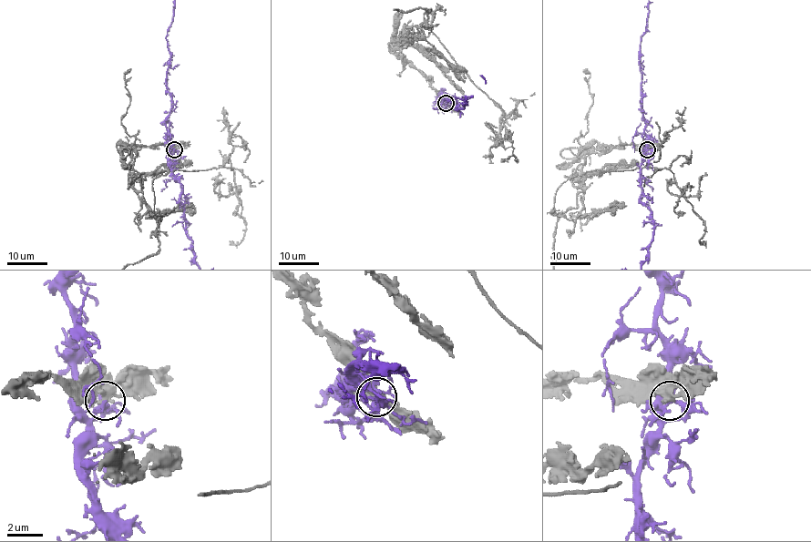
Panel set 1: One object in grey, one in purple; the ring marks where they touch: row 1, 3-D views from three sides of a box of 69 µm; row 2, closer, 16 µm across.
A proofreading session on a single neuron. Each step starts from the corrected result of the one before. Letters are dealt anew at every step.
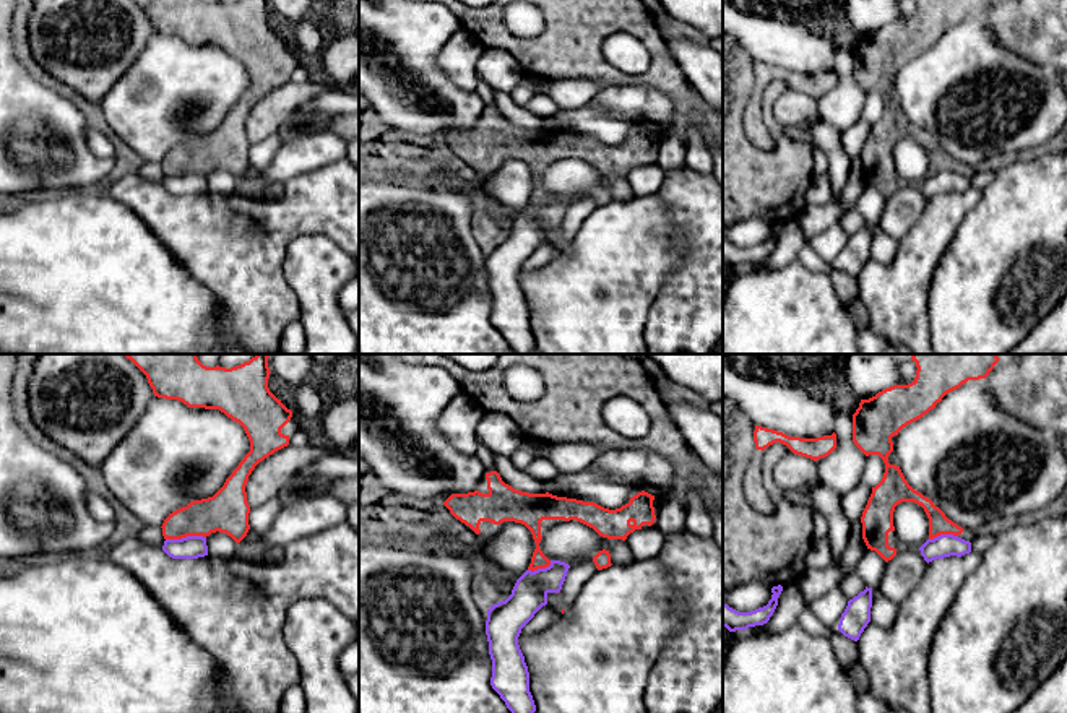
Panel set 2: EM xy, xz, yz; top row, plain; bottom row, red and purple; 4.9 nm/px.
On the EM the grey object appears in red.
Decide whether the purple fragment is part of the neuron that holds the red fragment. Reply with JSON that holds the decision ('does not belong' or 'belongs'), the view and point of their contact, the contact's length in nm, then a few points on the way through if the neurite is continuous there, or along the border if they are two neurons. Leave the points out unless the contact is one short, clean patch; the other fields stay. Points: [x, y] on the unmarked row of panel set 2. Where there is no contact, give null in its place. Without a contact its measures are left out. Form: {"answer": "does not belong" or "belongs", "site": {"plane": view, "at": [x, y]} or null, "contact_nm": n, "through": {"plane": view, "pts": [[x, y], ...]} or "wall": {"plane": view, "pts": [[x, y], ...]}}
{"answer": "does not belong", "site": {"plane": "xy", "at": [185, 172]}, "contact_nm": 200, "wall": {"plane": "xy", "pts": [[205, 172], [166, 176]]}}

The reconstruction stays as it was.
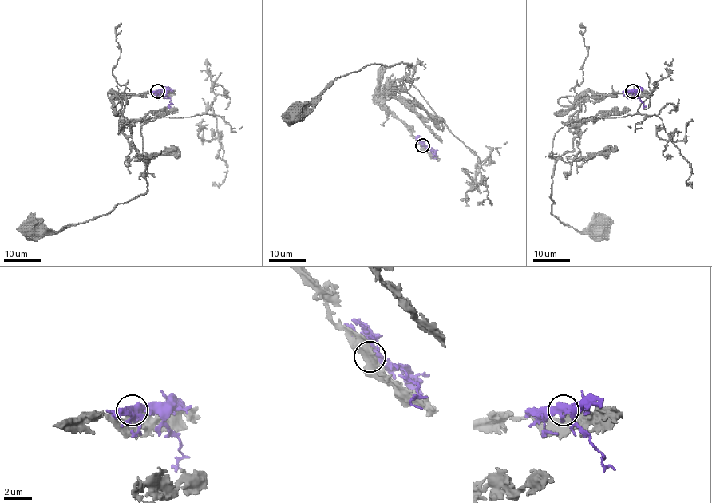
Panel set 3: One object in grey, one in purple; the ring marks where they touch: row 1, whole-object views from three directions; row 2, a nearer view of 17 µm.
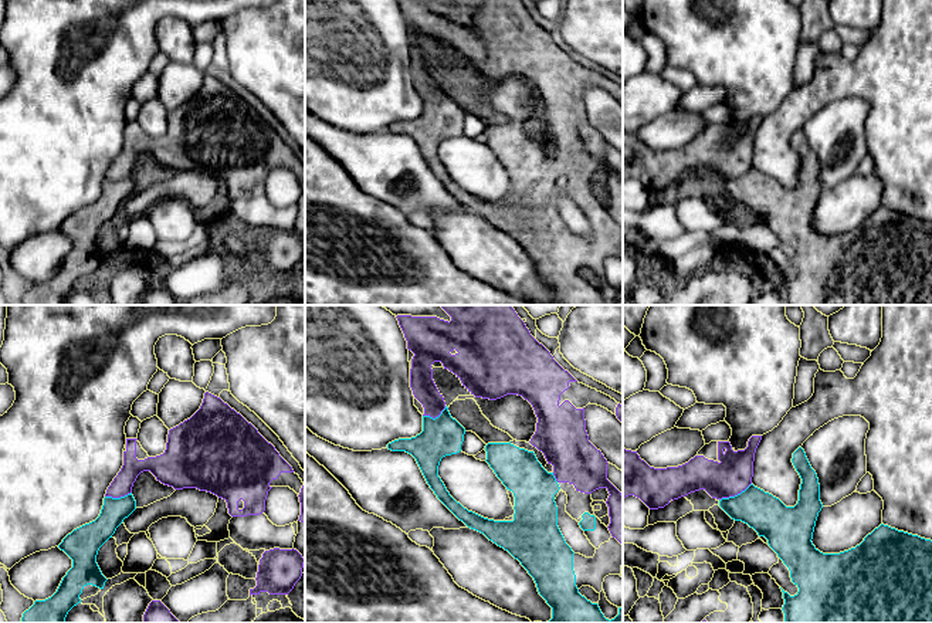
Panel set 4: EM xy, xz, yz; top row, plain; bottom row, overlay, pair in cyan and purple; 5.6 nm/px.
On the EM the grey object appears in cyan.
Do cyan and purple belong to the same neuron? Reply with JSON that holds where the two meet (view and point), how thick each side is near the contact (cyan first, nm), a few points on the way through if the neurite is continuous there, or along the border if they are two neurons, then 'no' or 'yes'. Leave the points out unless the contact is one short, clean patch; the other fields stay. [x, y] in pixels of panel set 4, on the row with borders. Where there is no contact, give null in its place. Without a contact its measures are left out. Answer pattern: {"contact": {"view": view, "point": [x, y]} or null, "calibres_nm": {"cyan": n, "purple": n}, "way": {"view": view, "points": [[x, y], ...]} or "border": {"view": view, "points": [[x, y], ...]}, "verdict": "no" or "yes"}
{"contact": {"view": "yz", "point": [735, 495]}, "calibres_nm": {"cyan": 220, "purple": 220}, "way": {"view": "yz", "points": [[768, 515], [735, 495], [734, 474]]}, "verdict": "yes"}

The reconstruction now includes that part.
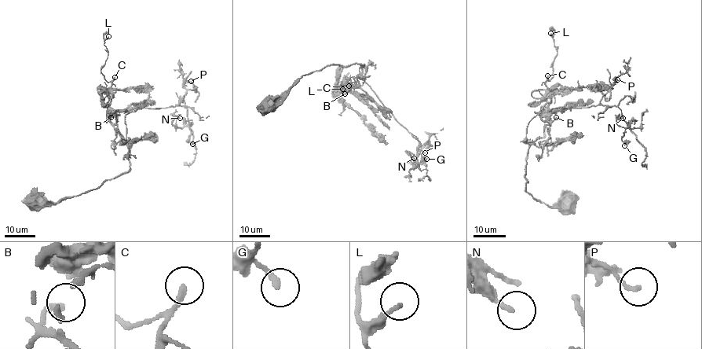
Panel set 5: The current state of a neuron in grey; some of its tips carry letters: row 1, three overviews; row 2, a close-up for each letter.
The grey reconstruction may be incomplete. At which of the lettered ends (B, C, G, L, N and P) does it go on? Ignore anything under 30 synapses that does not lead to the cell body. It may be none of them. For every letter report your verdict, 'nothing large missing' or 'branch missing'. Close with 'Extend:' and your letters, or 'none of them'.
B: nothing large missing
C: branch missing
G: nothing large missing
L: nothing large missing
N: nothing large missing
P: nothing large missing
Extend: C

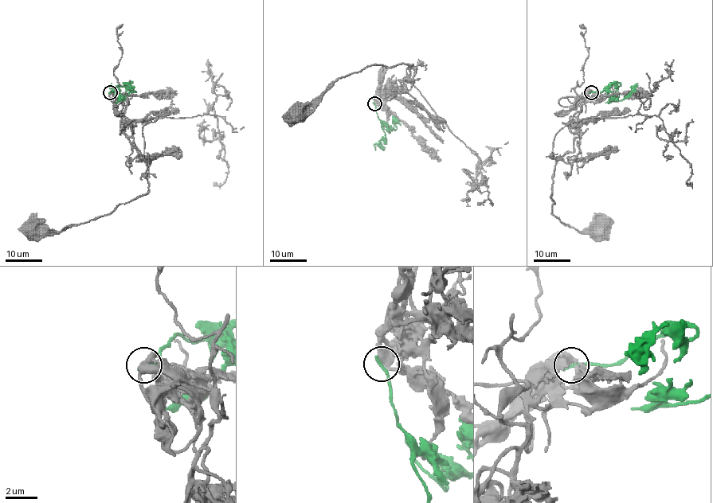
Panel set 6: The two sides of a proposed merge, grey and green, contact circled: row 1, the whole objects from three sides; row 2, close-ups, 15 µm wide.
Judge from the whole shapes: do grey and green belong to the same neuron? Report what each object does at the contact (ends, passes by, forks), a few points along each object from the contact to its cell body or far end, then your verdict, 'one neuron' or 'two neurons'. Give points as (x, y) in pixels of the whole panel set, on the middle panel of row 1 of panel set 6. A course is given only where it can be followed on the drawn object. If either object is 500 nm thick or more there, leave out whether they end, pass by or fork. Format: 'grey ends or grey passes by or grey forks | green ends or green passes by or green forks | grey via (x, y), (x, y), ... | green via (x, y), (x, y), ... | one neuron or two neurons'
grey forks | green ends | grey via (374, 103), (387, 93), (385, 91), (394, 92), (401, 87), (413, 65), (364, 67), (335, 80), (295, 112) | green via (374, 104), (381, 125), (385, 129), (390, 129), (383, 125), (385, 138), (374, 145), (375, 150) | two neurons

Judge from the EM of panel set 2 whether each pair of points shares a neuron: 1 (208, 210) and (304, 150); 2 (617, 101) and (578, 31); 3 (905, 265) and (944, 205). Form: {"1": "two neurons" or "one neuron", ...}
{"1": "two neurons", "2": "two neurons", "3": "one neuron"}

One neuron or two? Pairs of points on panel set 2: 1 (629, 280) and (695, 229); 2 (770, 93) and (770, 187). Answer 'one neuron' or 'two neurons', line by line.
1: two neurons
2: one neuron

